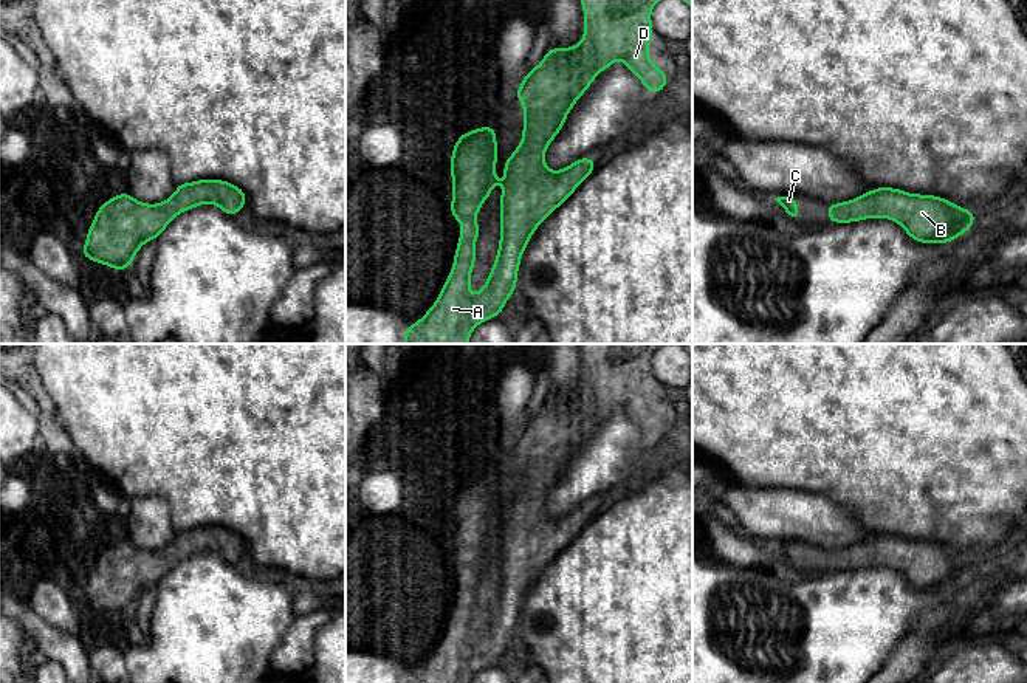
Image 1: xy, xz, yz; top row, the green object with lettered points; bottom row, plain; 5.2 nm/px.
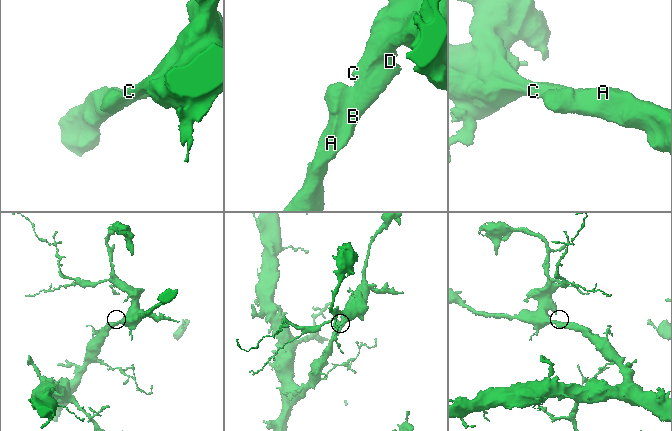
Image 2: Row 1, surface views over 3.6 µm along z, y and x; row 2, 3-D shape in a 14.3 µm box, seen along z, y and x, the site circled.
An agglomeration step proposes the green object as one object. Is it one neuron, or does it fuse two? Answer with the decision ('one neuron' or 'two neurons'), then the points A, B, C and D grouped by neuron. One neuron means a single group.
one neuron; groups A B C D

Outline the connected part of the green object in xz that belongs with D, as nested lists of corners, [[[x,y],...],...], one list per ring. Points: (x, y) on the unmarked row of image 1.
[[[579,344],[581,353],[584,356],[584,384],[579,392],[572,395],[548,395],[542,409],[528,418],[514,440],[516,444],[522,448],[524,454],[524,486],[507,506],[505,525],[502,527],[502,544],[500,544],[500,587],[496,609],[491,620],[485,629],[485,633],[476,641],[469,640],[471,618],[476,610],[476,587],[480,579],[479,570],[474,567],[480,559],[480,551],[488,548],[491,536],[500,530],[494,522],[494,513],[497,510],[497,488],[496,477],[491,472],[480,474],[477,477],[466,479],[460,482],[452,502],[451,502],[451,523],[452,523],[452,548],[451,561],[462,570],[460,585],[457,590],[454,612],[438,641],[435,650],[426,658],[426,661],[404,677],[404,683],[471,683],[472,677],[485,668],[493,666],[500,661],[511,640],[516,637],[517,618],[522,601],[528,592],[530,584],[534,581],[536,575],[550,562],[551,558],[558,556],[575,536],[596,516],[593,505],[579,505],[568,514],[558,519],[548,516],[544,510],[544,503],[548,491],[561,479],[565,471],[568,458],[573,455],[575,449],[584,441],[590,434],[593,426],[607,417],[615,407],[623,407],[627,415],[641,427],[641,431],[652,440],[665,438],[663,434],[669,429],[669,424],[657,410],[649,409],[649,387],[652,384],[654,372],[651,370],[651,358],[657,348],[665,344]]]

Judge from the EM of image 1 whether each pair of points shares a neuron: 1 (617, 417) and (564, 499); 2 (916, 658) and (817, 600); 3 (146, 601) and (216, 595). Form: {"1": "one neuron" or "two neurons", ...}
{"1": "one neuron", "2": "two neurons", "3": "two neurons"}

